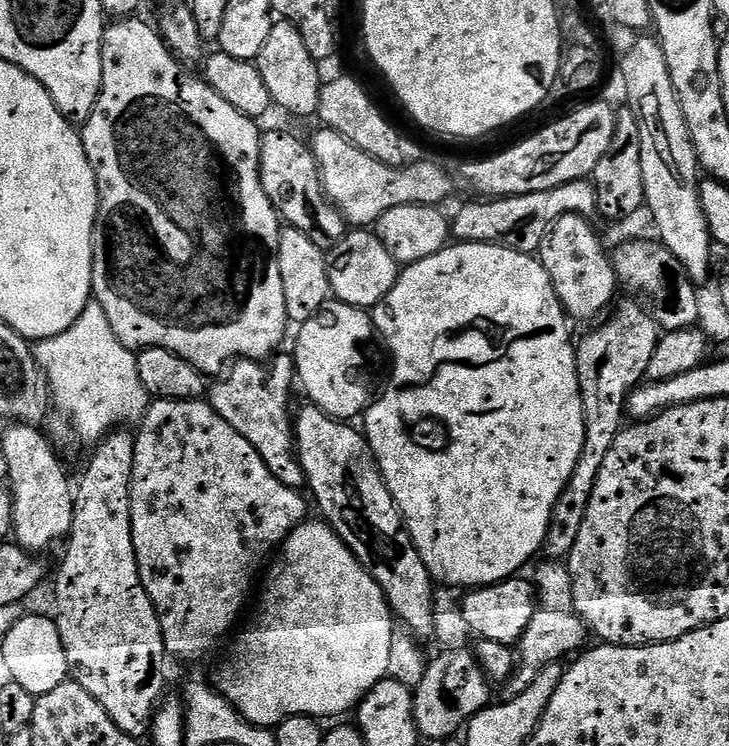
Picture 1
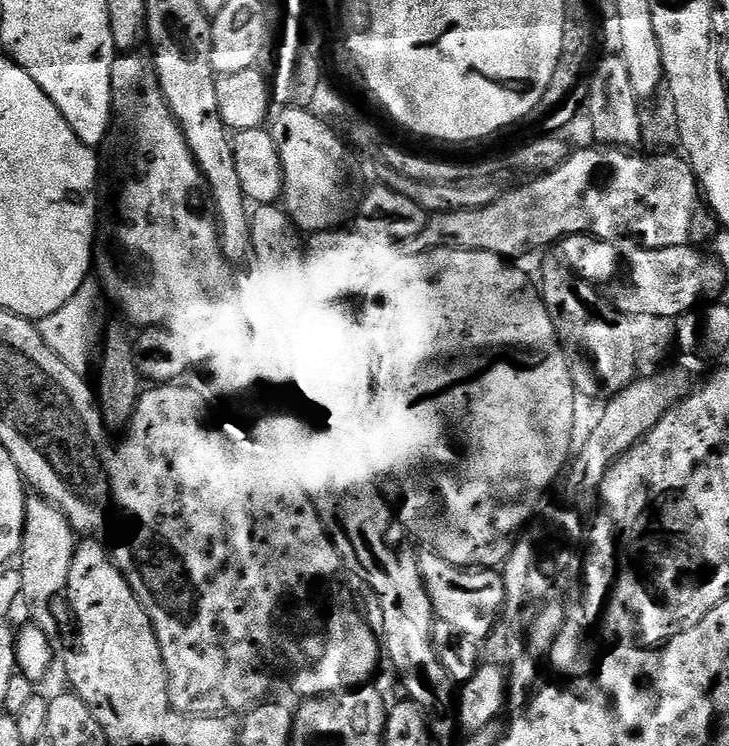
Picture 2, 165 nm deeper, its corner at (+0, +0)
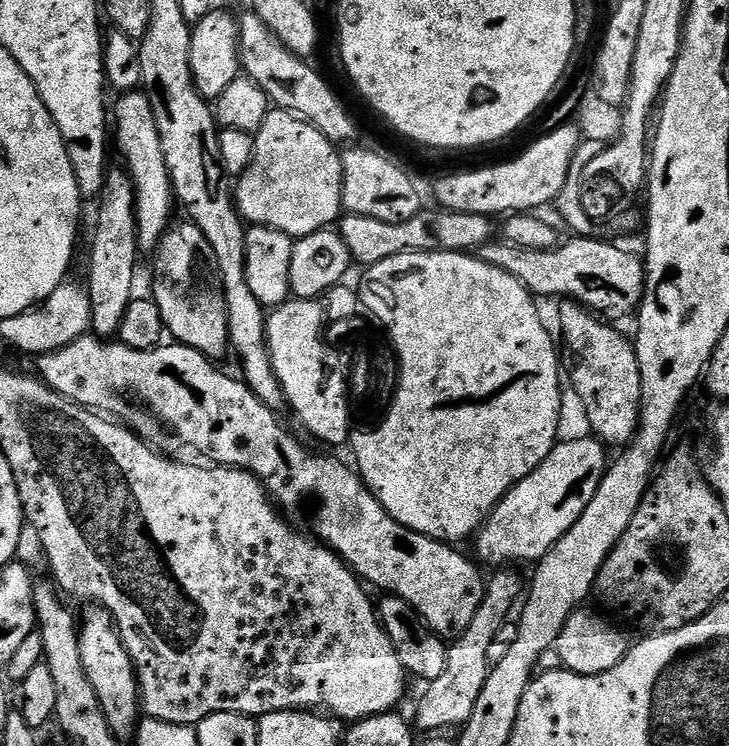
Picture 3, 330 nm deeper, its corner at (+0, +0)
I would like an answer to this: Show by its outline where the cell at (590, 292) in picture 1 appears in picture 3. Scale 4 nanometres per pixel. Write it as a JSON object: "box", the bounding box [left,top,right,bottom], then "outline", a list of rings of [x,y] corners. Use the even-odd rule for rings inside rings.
{"box":[560,302,642,446],"outline":[[[564,302],[561,305],[560,328],[564,331],[565,346],[572,351],[572,388],[576,391],[581,406],[584,407],[584,416],[588,419],[589,426],[592,427],[591,435],[605,446],[629,444],[640,421],[640,391],[642,390],[638,358],[633,341],[629,337],[627,340],[616,329],[619,327],[597,318],[582,305],[575,302]]]}

